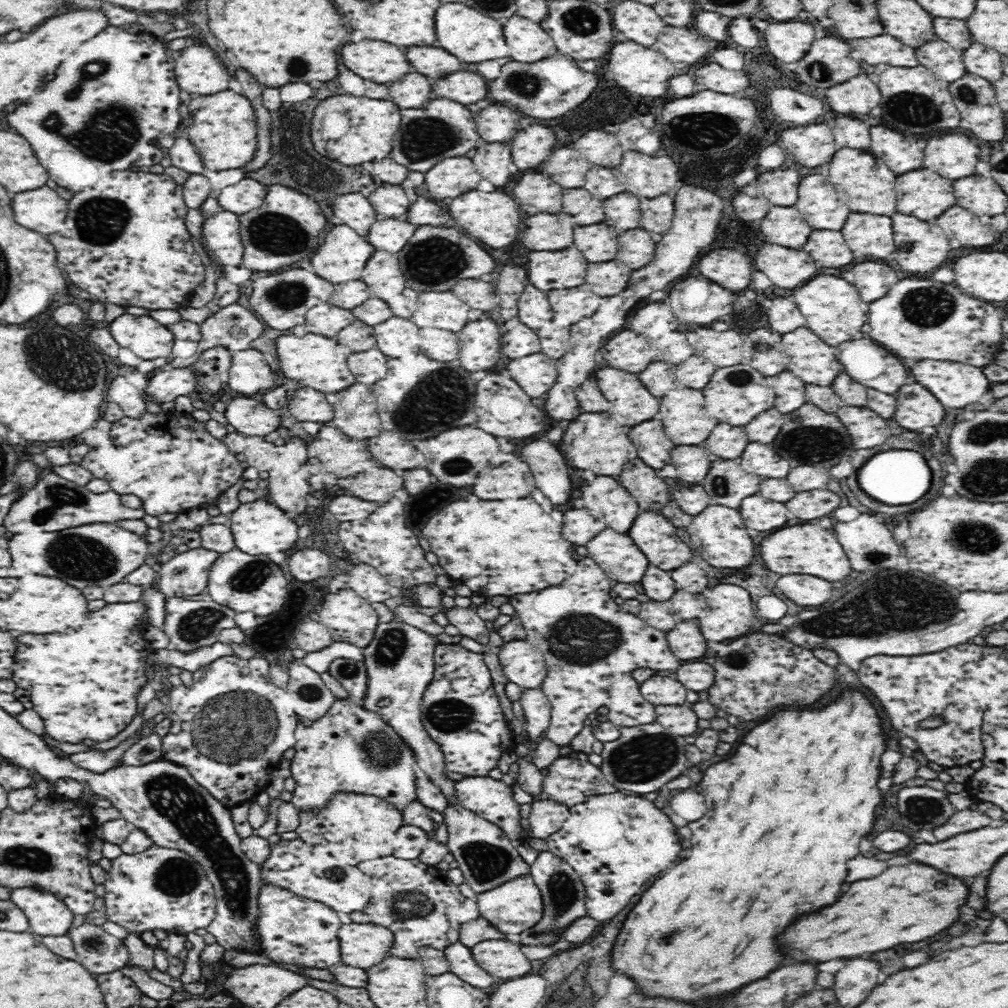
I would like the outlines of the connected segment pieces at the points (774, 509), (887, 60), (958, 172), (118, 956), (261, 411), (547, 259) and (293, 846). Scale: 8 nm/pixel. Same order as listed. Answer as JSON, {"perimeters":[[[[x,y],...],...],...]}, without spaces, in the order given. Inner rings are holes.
{"perimeters":[[[[758,493],[742,500],[737,509],[744,519],[744,524],[748,528],[754,528],[760,532],[778,530],[788,520],[784,504],[768,500]]],[[[886,33],[869,39],[848,39],[847,43],[860,52],[861,60],[878,69],[885,65],[912,68],[919,64],[915,48]]],[[[966,134],[931,135],[924,150],[922,168],[930,168],[944,178],[958,180],[976,174],[980,148]]],[[[83,924],[70,929],[76,960],[94,974],[108,974],[120,971],[128,965],[128,949],[119,938],[112,936],[99,926]]],[[[236,397],[223,412],[234,430],[246,436],[266,436],[280,426],[281,418],[268,405],[252,397]]],[[[574,246],[558,252],[530,252],[528,280],[540,290],[572,288],[585,283],[588,260]]],[[[282,839],[278,844],[271,845],[268,858],[261,864],[261,880],[285,888],[298,896],[322,902],[344,914],[366,908],[374,893],[374,882],[369,874],[362,872],[357,866],[337,861],[328,853],[306,846],[300,839]]]]}

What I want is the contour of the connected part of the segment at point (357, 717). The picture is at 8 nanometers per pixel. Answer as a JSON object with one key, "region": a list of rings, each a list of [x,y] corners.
{"region":[[[337,700],[330,711],[319,720],[310,722],[308,734],[294,744],[296,756],[290,762],[290,776],[296,783],[292,790],[291,801],[298,810],[322,808],[334,792],[357,792],[374,795],[393,804],[400,812],[416,796],[416,764],[414,754],[402,737],[392,727],[385,724],[381,717],[364,707],[354,706],[350,700]]]}

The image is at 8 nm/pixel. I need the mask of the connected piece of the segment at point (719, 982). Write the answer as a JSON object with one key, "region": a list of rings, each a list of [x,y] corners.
{"region":[[[844,688],[834,702],[828,702],[818,708],[798,708],[798,710],[778,710],[772,714],[772,720],[764,720],[758,726],[754,726],[738,744],[736,752],[718,764],[712,764],[704,771],[700,790],[706,800],[706,814],[690,822],[688,828],[692,830],[692,852],[694,856],[676,864],[672,870],[666,869],[662,876],[657,876],[651,886],[641,894],[640,900],[628,913],[622,925],[622,932],[618,935],[616,946],[613,950],[614,968],[620,972],[626,972],[632,976],[642,988],[646,996],[658,994],[658,996],[672,996],[678,1000],[692,1000],[692,1004],[704,1004],[702,1000],[720,998],[722,994],[730,994],[738,988],[742,988],[748,982],[764,978],[770,970],[776,970],[782,966],[784,956],[780,954],[780,948],[776,946],[776,936],[784,932],[784,928],[794,922],[796,916],[812,912],[814,908],[830,906],[840,896],[842,882],[848,874],[846,862],[852,860],[858,854],[858,842],[862,836],[866,836],[872,830],[874,810],[882,802],[882,794],[878,790],[878,778],[880,778],[880,756],[886,750],[886,738],[882,732],[883,724],[878,715],[878,708],[872,700],[857,688]]]}

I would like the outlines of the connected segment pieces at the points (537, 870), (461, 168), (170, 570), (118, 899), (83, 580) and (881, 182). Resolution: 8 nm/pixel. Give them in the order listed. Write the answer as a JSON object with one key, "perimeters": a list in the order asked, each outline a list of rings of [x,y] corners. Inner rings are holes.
{"perimeters":[[[[549,850],[539,852],[536,860],[531,864],[531,875],[543,898],[543,919],[536,926],[526,929],[526,932],[510,936],[510,939],[521,946],[542,946],[542,944],[558,942],[556,934],[560,930],[564,930],[580,916],[586,915],[585,886],[574,867]]],[[[454,156],[440,160],[438,164],[425,172],[428,194],[432,198],[456,198],[464,192],[476,190],[480,174],[474,166],[473,159]]],[[[200,546],[169,554],[160,567],[159,591],[166,597],[206,597],[208,571],[221,554]]],[[[153,844],[148,850],[136,854],[122,853],[111,863],[112,866],[105,874],[105,882],[103,883],[106,918],[108,921],[126,928],[129,933],[140,935],[148,930],[165,930],[168,934],[183,934],[198,930],[198,928],[207,928],[214,920],[215,889],[202,865],[198,864],[189,854]]],[[[92,523],[80,525],[77,527],[65,528],[56,532],[34,532],[13,535],[8,539],[10,546],[11,560],[18,560],[24,566],[30,568],[30,572],[34,574],[42,574],[42,576],[54,576],[82,590],[88,586],[106,587],[118,584],[123,581],[125,576],[140,568],[146,562],[148,556],[148,545],[146,539],[120,528],[117,523]]],[[[842,148],[830,160],[830,182],[846,196],[846,204],[852,212],[893,216],[897,212],[894,180],[896,174],[882,160],[856,148]]]]}

